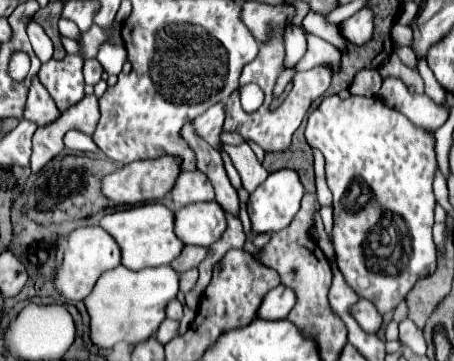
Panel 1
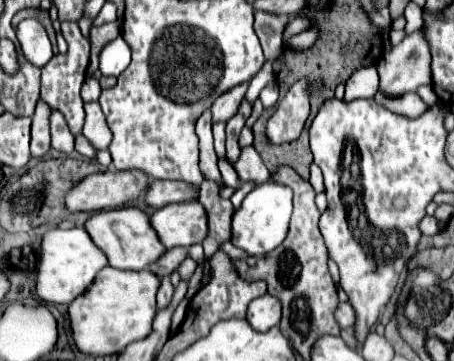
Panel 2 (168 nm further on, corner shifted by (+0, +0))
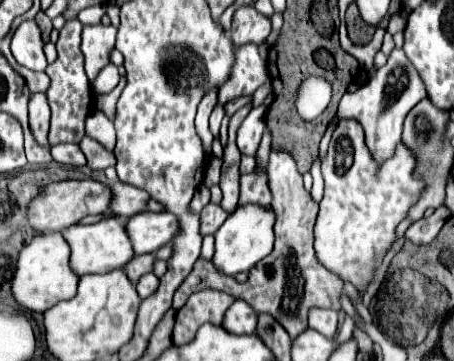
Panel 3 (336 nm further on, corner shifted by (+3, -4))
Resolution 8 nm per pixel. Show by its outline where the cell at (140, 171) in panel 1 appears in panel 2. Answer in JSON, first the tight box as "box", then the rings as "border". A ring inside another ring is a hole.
{"box":[66,171,148,211],"border":[[[104,171],[84,177],[68,195],[66,207],[72,211],[116,209],[144,195],[148,175],[142,171]]]}

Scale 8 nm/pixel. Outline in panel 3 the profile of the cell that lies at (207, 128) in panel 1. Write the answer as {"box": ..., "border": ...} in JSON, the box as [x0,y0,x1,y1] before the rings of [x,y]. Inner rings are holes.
{"box":[219,45,269,105],"border":[[[241,45],[235,49],[235,63],[229,79],[219,89],[219,103],[225,105],[227,101],[253,95],[265,81],[269,79],[269,71],[265,61],[257,53],[257,45]]]}

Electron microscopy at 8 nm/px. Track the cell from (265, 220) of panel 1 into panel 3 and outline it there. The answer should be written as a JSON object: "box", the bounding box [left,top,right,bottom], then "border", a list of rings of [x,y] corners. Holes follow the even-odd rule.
{"box":[211,205,275,275],"border":[[[259,205],[237,207],[215,233],[215,255],[211,259],[213,267],[225,275],[237,275],[255,267],[255,263],[259,263],[273,249],[273,223],[275,213],[271,209],[263,209]]]}

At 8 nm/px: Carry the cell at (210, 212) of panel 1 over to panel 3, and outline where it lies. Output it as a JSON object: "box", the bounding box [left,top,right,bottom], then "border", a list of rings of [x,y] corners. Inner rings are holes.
{"box":[125,211,177,255],"border":[[[141,211],[137,215],[127,217],[125,221],[125,233],[133,243],[135,255],[153,253],[161,245],[171,243],[175,231],[177,231],[177,219],[175,215],[165,211],[161,213]]]}

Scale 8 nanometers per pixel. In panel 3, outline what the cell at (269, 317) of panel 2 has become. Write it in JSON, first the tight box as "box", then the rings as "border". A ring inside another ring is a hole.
{"box":[221,301,257,335],"border":[[[235,301],[229,307],[229,311],[225,313],[225,319],[223,319],[221,327],[225,327],[229,333],[235,333],[235,335],[255,333],[257,313],[245,301]]]}

